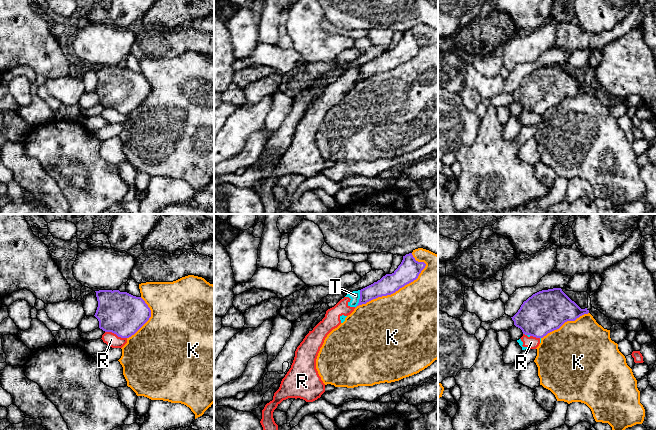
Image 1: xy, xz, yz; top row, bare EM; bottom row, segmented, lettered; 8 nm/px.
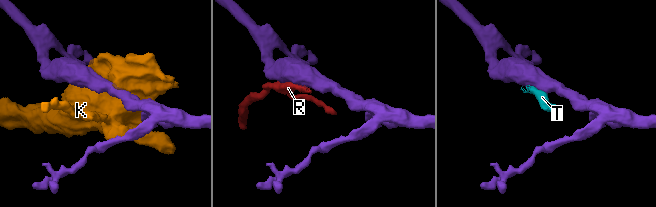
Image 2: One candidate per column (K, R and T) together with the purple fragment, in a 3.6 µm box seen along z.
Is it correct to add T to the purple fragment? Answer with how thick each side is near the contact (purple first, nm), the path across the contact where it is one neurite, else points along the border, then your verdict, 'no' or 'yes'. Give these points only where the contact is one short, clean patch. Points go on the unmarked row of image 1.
calibres 150 and 80 nm; border xz (360, 66), (359, 78), (355, 83); no

